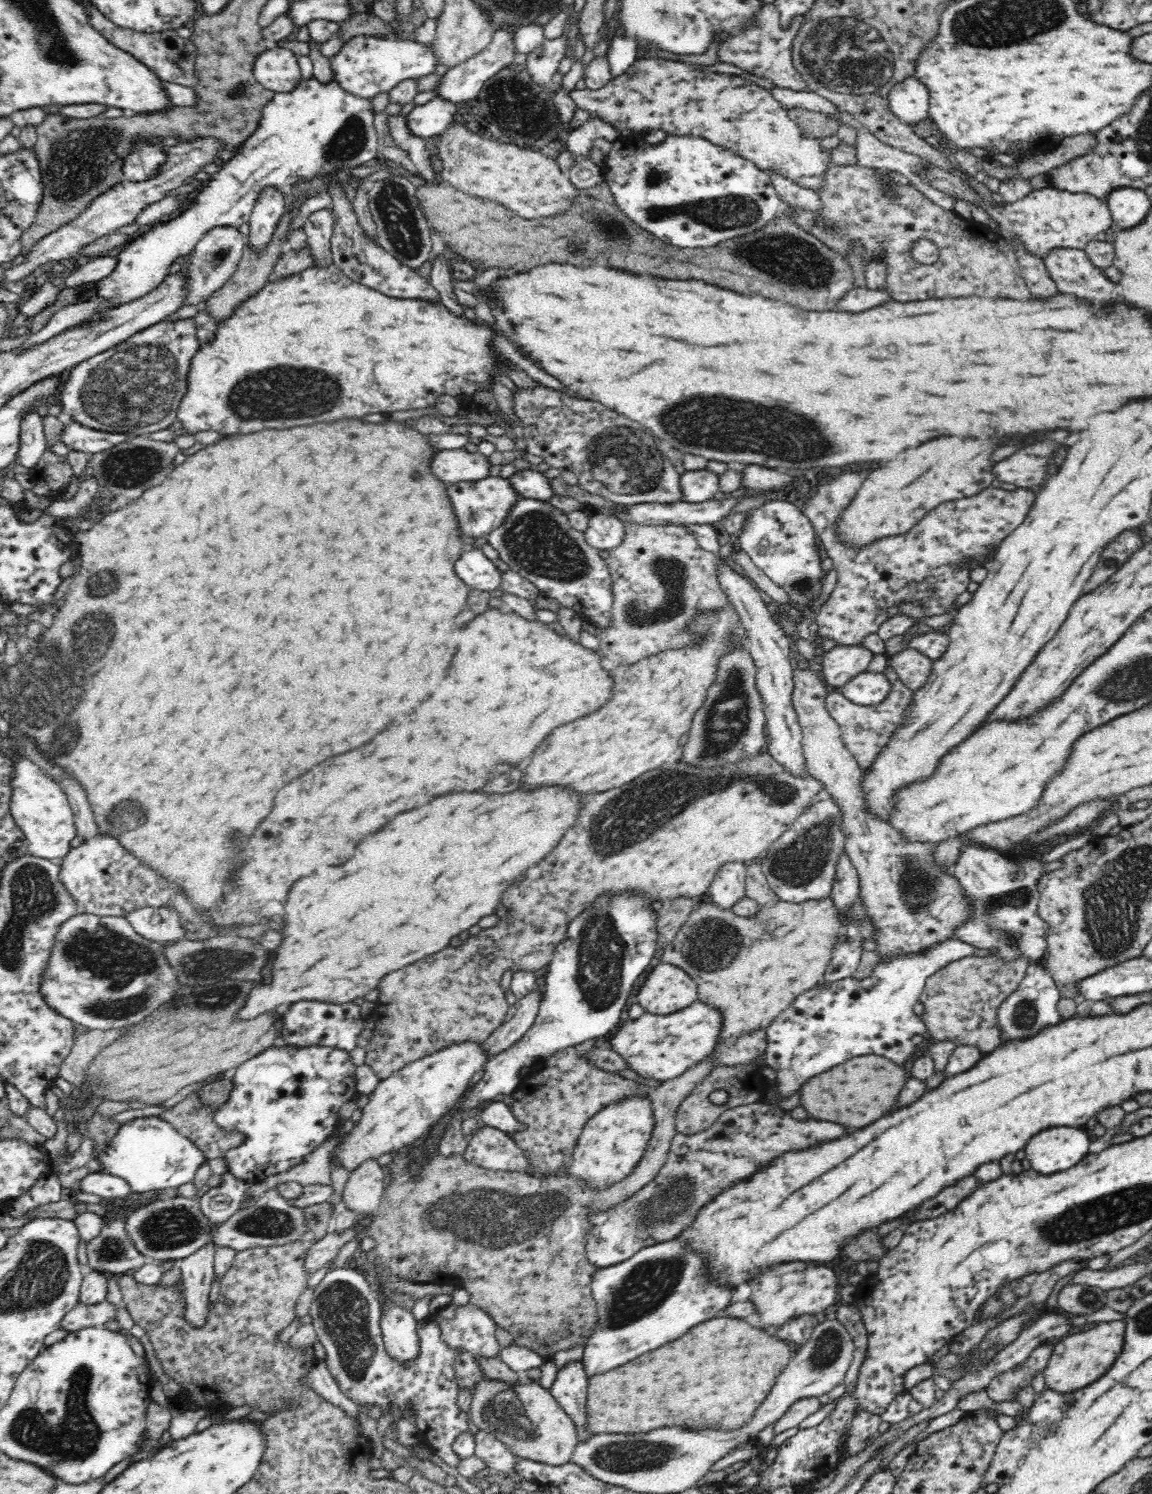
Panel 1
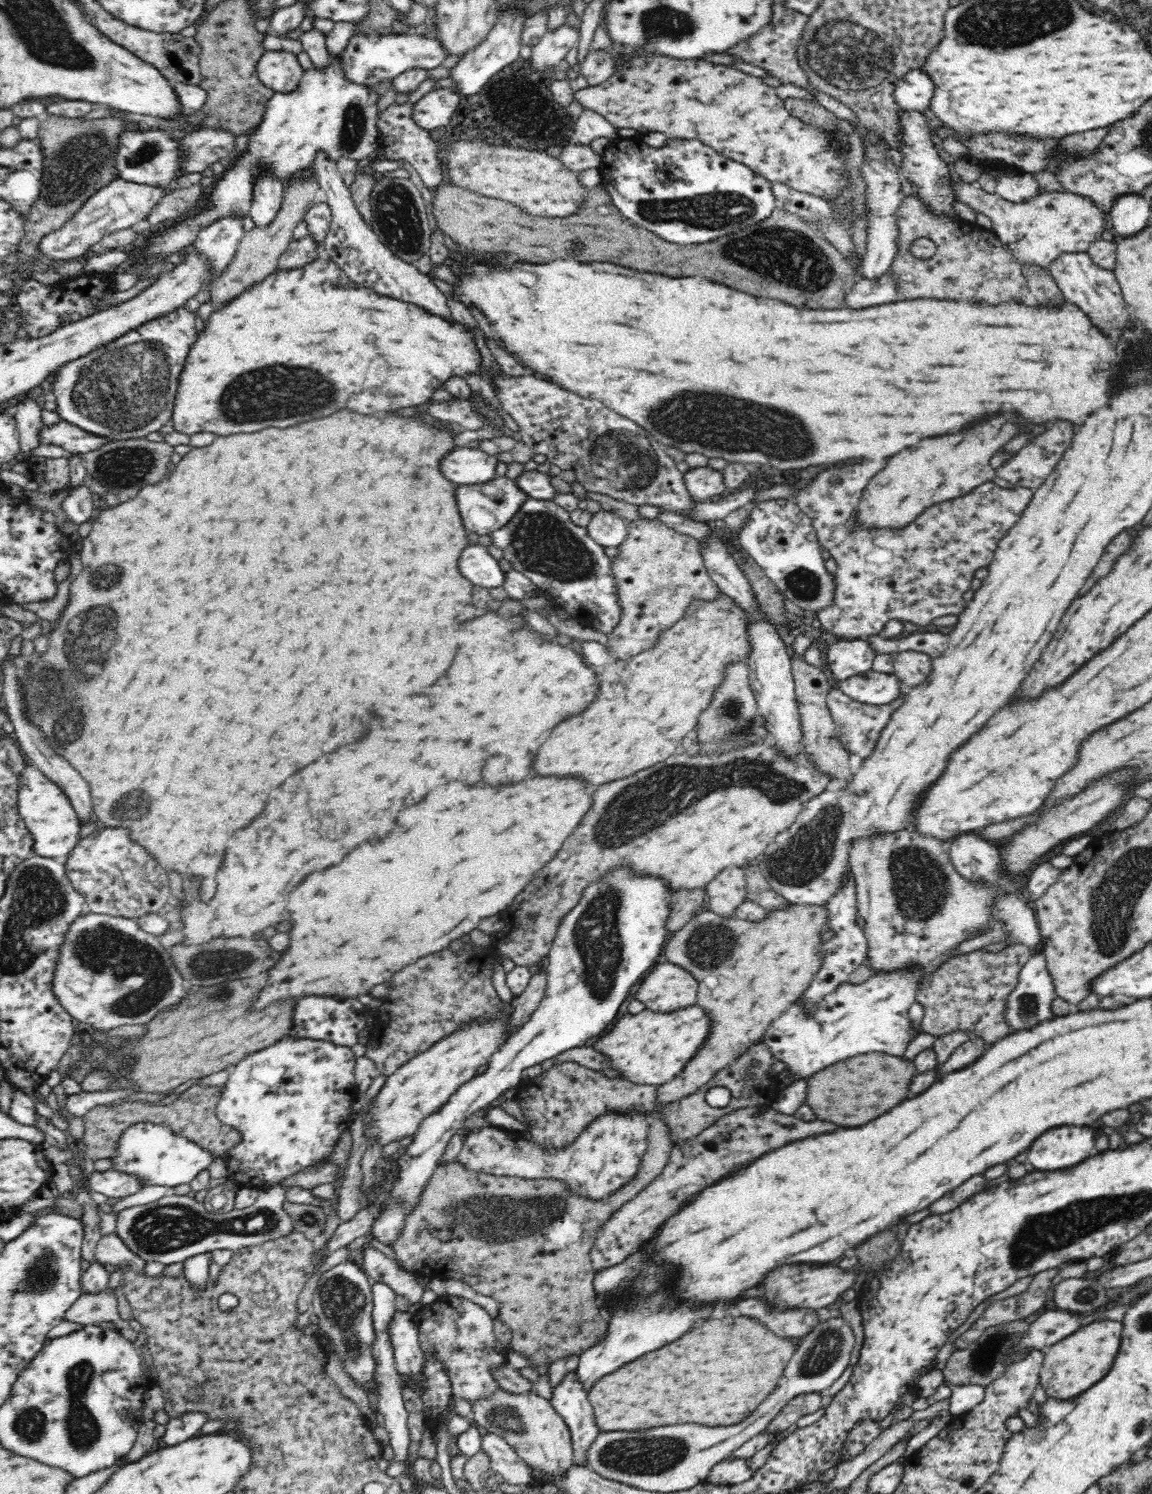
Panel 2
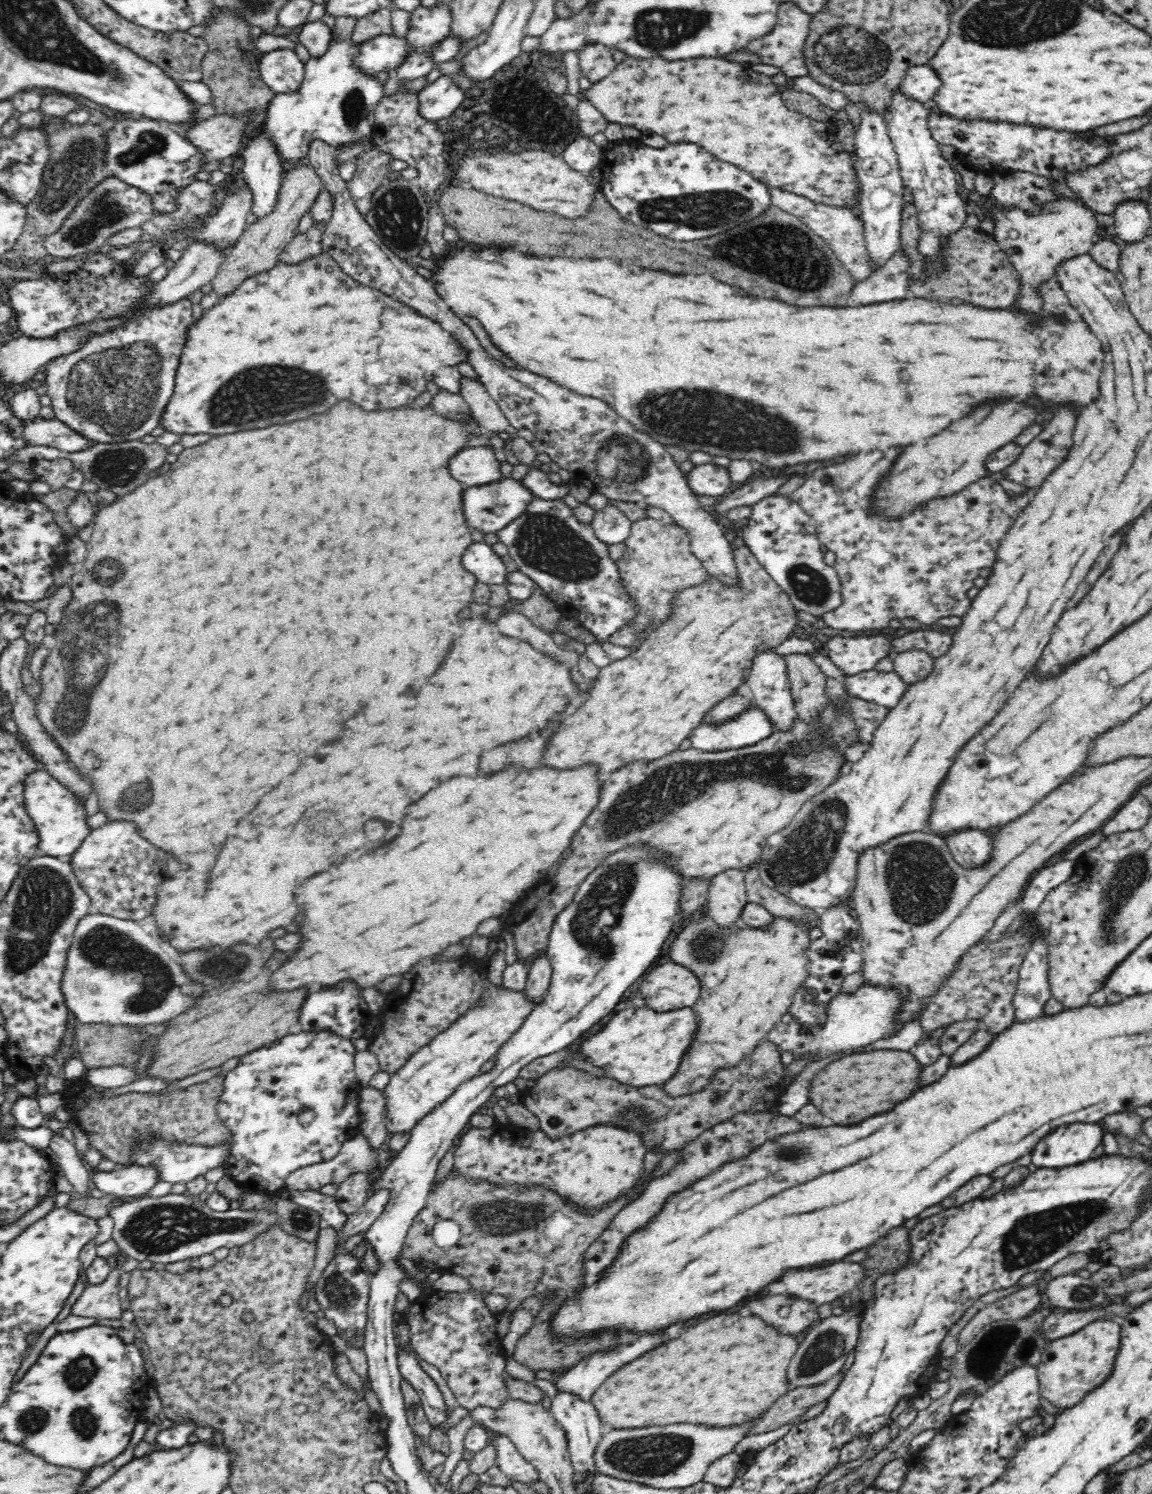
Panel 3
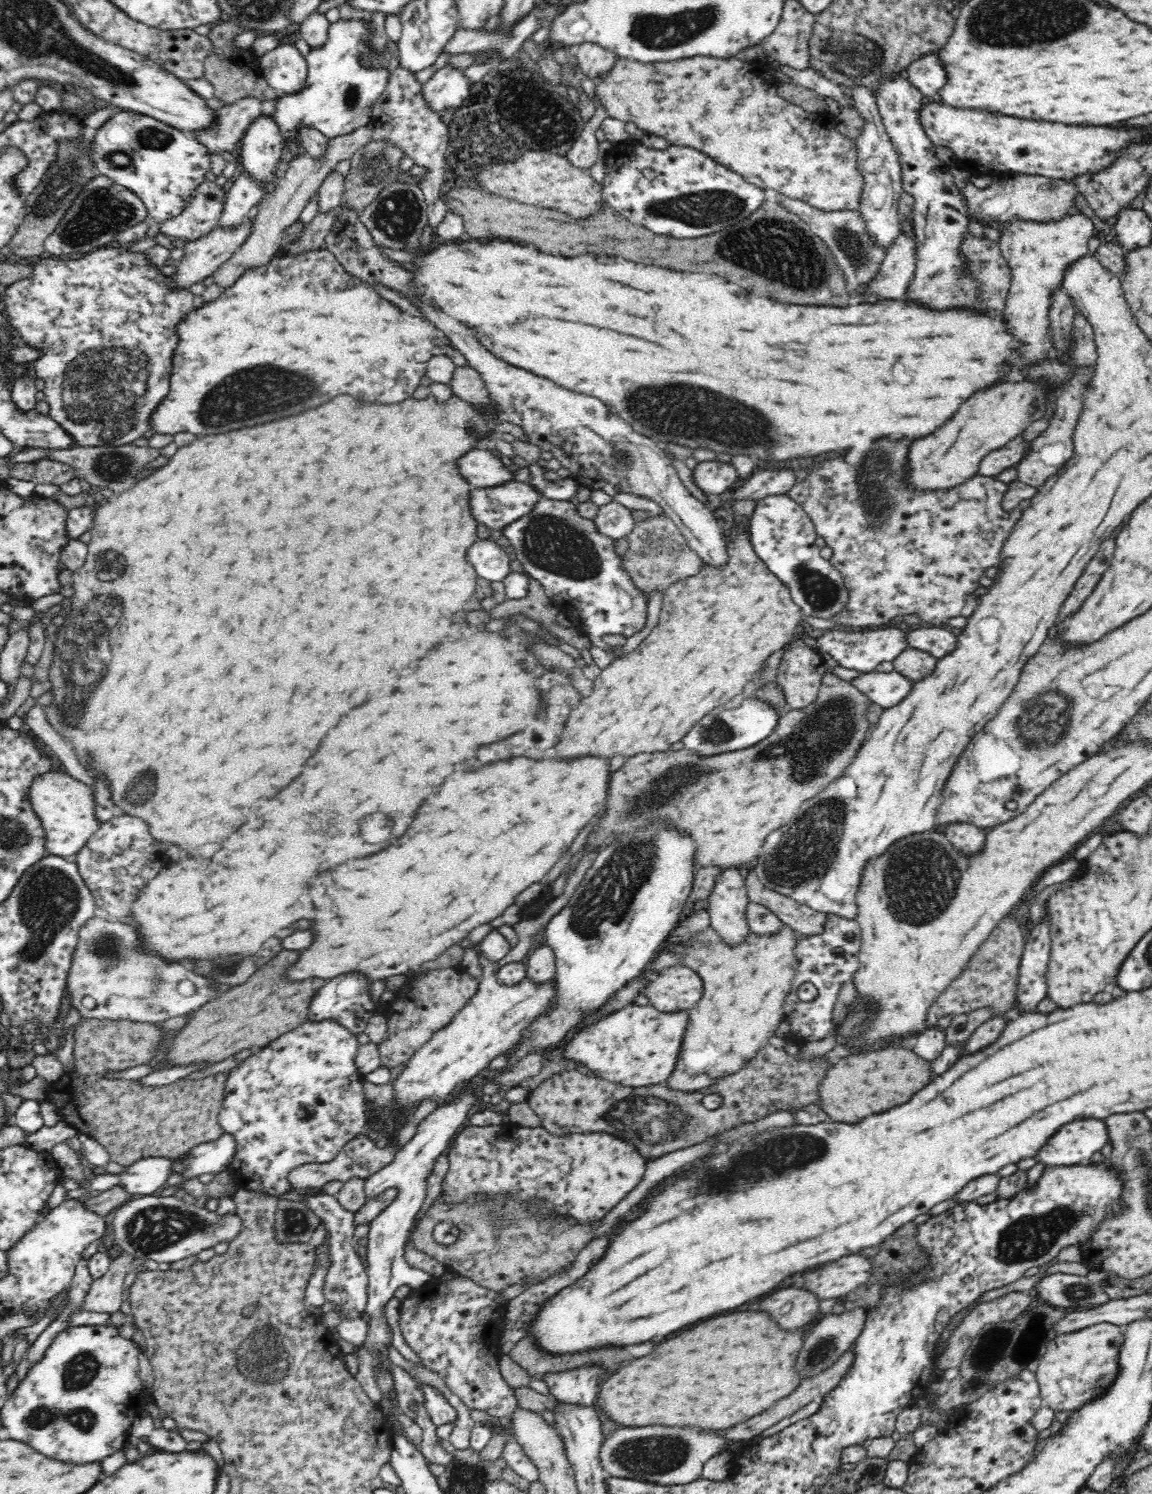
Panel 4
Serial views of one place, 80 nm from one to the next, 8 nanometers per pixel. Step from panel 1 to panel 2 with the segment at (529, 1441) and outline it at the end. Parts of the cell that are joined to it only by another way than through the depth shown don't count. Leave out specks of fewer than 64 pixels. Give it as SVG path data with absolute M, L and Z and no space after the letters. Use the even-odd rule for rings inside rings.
M499 1388L490 1397L478 1398L474 1403L473 1425L506 1439L525 1463L547 1474L562 1474L574 1463L572 1433L564 1418L552 1407L551 1399L538 1395L535 1390L512 1394Z

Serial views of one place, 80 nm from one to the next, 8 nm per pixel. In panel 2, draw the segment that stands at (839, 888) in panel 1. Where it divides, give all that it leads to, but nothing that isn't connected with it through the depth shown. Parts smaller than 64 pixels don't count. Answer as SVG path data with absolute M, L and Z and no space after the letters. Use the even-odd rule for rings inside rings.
M850 866L845 871L845 880L841 883L841 888L827 901L828 909L828 931L836 933L836 936L823 944L823 961L820 970L814 975L810 986L805 990L804 1001L807 1010L816 1010L816 1004L822 1000L826 994L834 992L838 984L849 980L850 975L865 962L868 952L868 941L862 928L858 926L857 918L857 895L856 879Z

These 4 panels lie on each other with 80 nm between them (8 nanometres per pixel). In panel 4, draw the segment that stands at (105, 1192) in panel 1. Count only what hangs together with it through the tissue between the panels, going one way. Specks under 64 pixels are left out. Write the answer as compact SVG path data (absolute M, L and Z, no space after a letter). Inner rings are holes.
M148 1157L137 1160L125 1167L120 1173L105 1173L101 1170L92 1178L89 1188L76 1187L66 1191L64 1201L79 1199L90 1189L106 1192L114 1187L122 1187L134 1196L154 1195L159 1192L162 1184L170 1176L172 1161L166 1157Z

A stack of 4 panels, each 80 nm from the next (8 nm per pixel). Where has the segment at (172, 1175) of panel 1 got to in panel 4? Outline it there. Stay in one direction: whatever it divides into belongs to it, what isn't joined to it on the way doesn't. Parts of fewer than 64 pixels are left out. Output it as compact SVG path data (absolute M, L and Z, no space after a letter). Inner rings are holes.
M224 1133L224 1136L216 1142L198 1144L184 1158L168 1158L172 1161L170 1175L177 1173L185 1178L198 1178L205 1172L219 1173L228 1169L228 1164L232 1162L236 1152L236 1142L230 1133Z

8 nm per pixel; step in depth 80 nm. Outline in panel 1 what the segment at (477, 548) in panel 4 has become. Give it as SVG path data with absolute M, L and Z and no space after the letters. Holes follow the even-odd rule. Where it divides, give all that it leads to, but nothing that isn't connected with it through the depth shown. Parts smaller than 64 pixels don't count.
M464 549L456 562L456 574L470 589L490 592L501 586L501 573L480 549Z

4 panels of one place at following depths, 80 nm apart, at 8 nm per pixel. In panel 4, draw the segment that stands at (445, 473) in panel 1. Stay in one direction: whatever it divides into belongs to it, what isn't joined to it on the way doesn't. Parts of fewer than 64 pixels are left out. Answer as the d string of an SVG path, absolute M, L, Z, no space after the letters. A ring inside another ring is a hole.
M484 446L466 452L466 456L458 460L458 472L472 488L494 487L513 480L496 451L490 451Z

